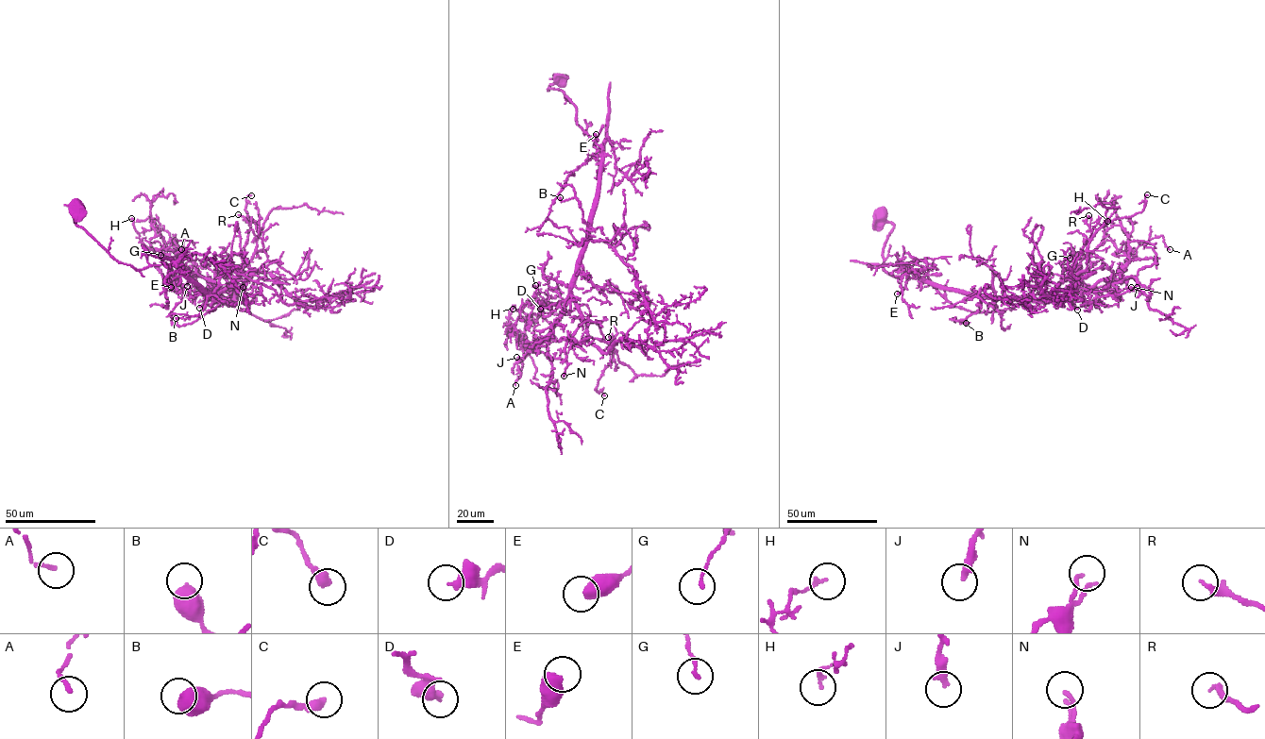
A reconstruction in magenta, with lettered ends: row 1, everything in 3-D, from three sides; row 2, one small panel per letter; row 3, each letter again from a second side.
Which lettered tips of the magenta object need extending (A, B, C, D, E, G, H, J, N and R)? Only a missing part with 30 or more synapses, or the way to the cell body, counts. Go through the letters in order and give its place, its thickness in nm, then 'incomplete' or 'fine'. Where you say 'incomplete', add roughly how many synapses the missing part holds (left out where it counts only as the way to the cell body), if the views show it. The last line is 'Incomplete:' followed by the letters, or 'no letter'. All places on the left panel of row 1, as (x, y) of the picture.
A: place (181, 249); calibre 160 nm; fine
B: place (176, 318); calibre 600 nm; fine
C: place (251, 195); calibre 400 nm; fine
D: place (199, 308); calibre 360 nm; fine
E: place (171, 287); calibre 600 nm; fine
G: place (160, 255); calibre 140 nm; fine
H: place (131, 218); calibre 150 nm; fine
J: place (187, 286); calibre 320 nm; fine
N: place (243, 287); calibre 90 nm; fine
R: place (238, 214); calibre 240 nm; fine
Incomplete: no letter

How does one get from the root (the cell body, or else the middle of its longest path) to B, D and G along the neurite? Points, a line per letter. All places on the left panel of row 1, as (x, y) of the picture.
B: (77, 208), (72, 214), (76, 225), (116, 260), (138, 270), (174, 264), (207, 291), (199, 314), (176, 318)
D: (77, 208), (72, 214), (76, 225), (116, 260), (138, 270), (174, 264), (218, 297), (210, 292), (199, 308)
G: (77, 208), (76, 225), (116, 260), (174, 264), (218, 297), (173, 250), (160, 255)

